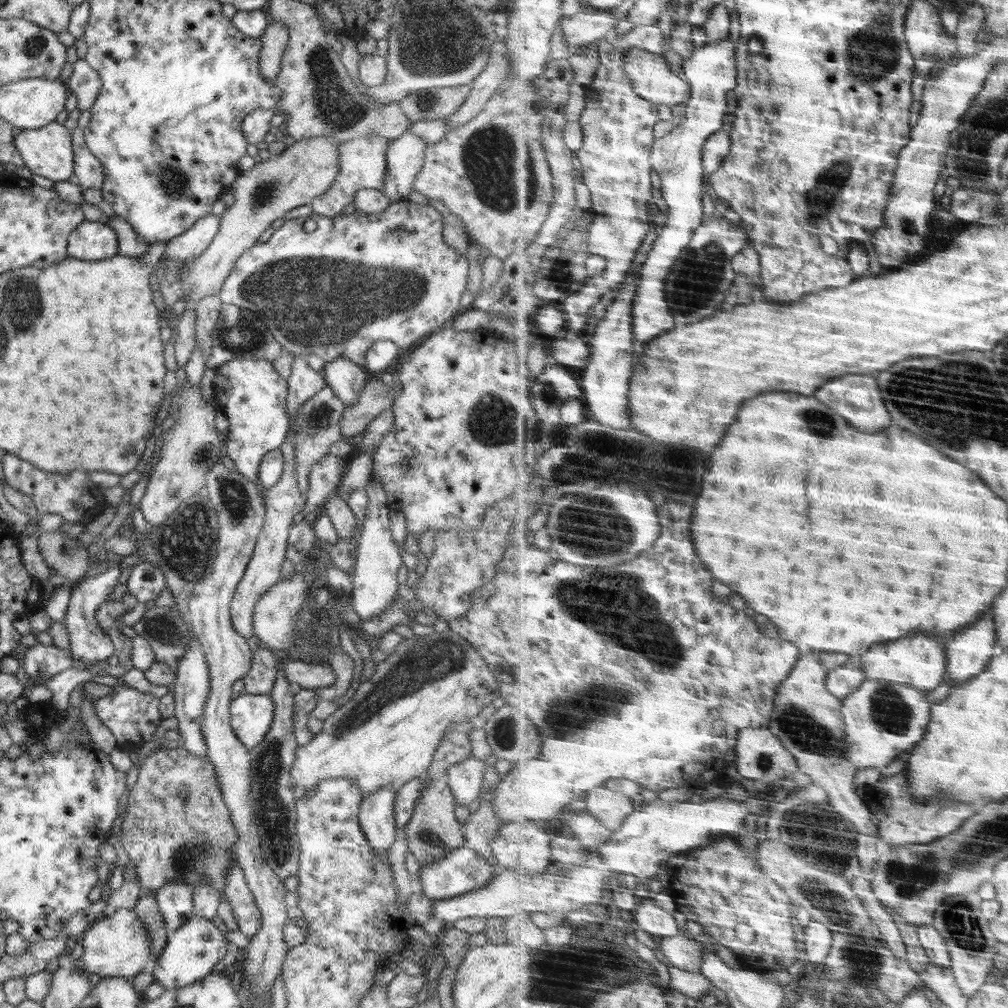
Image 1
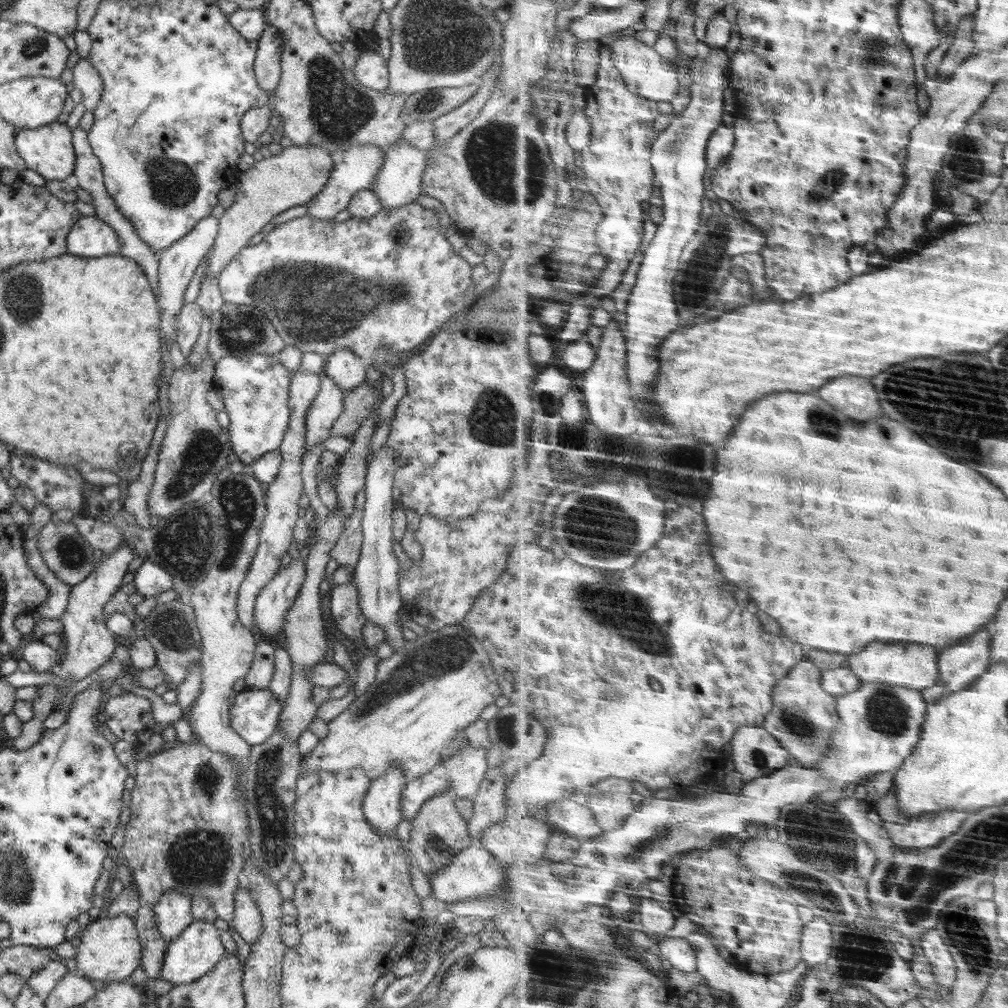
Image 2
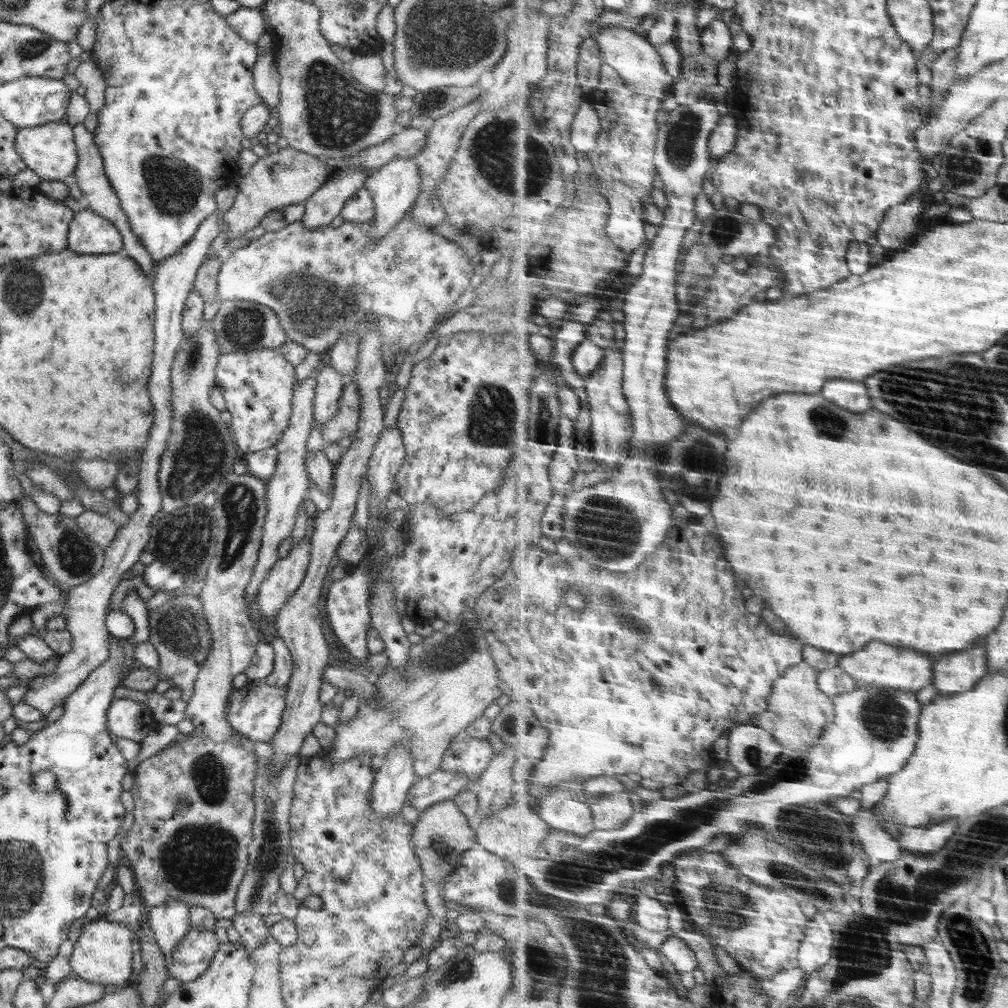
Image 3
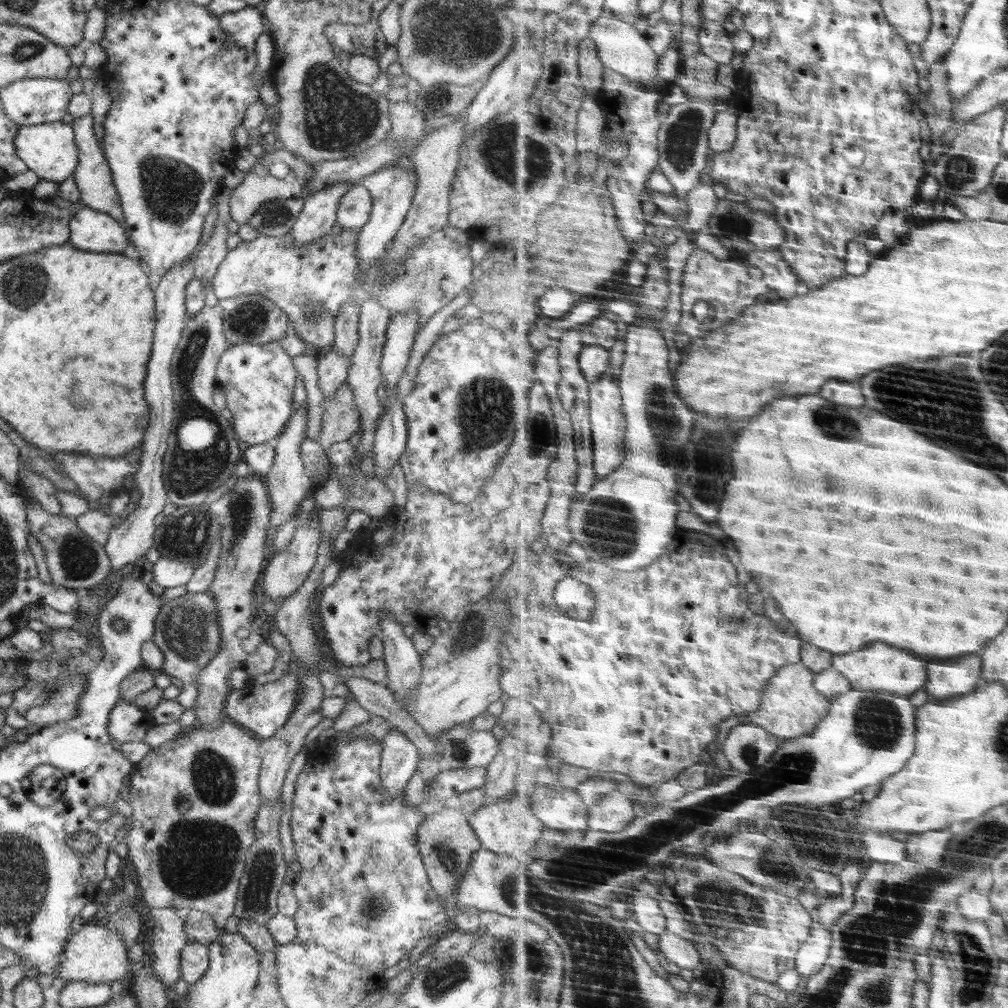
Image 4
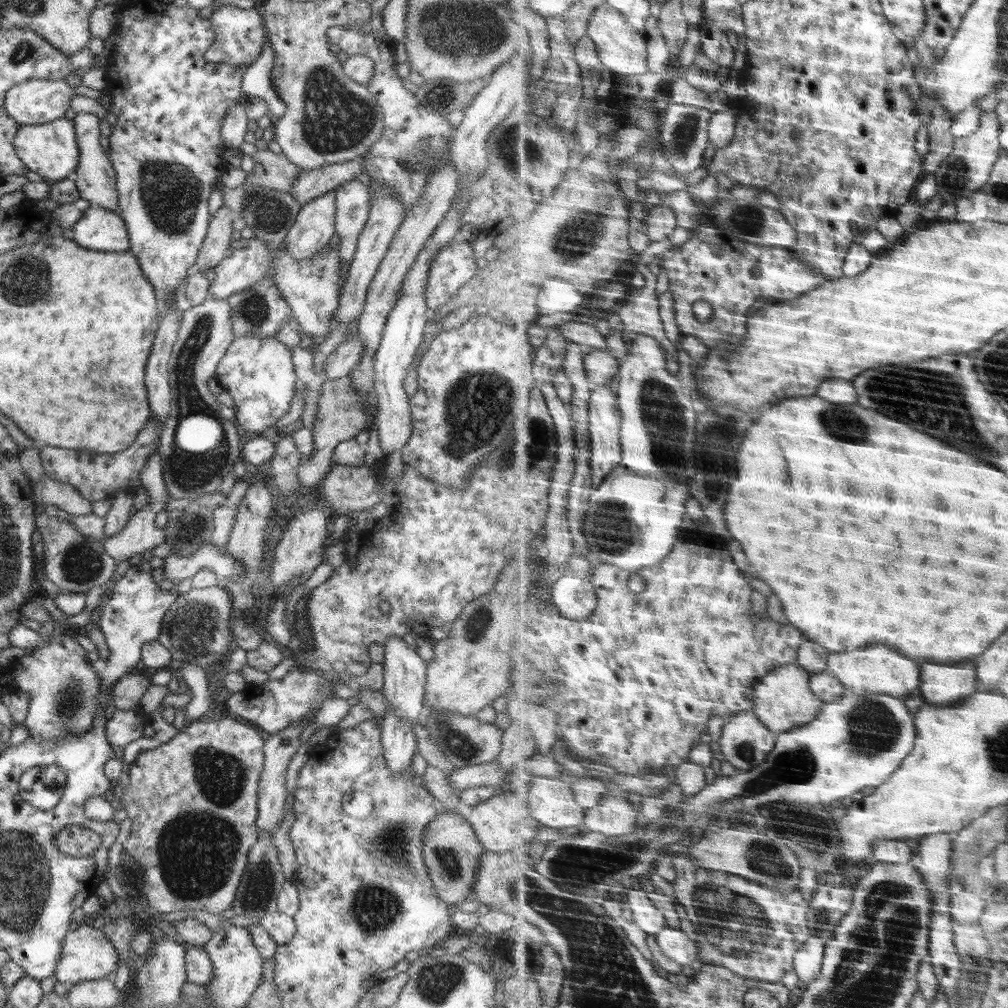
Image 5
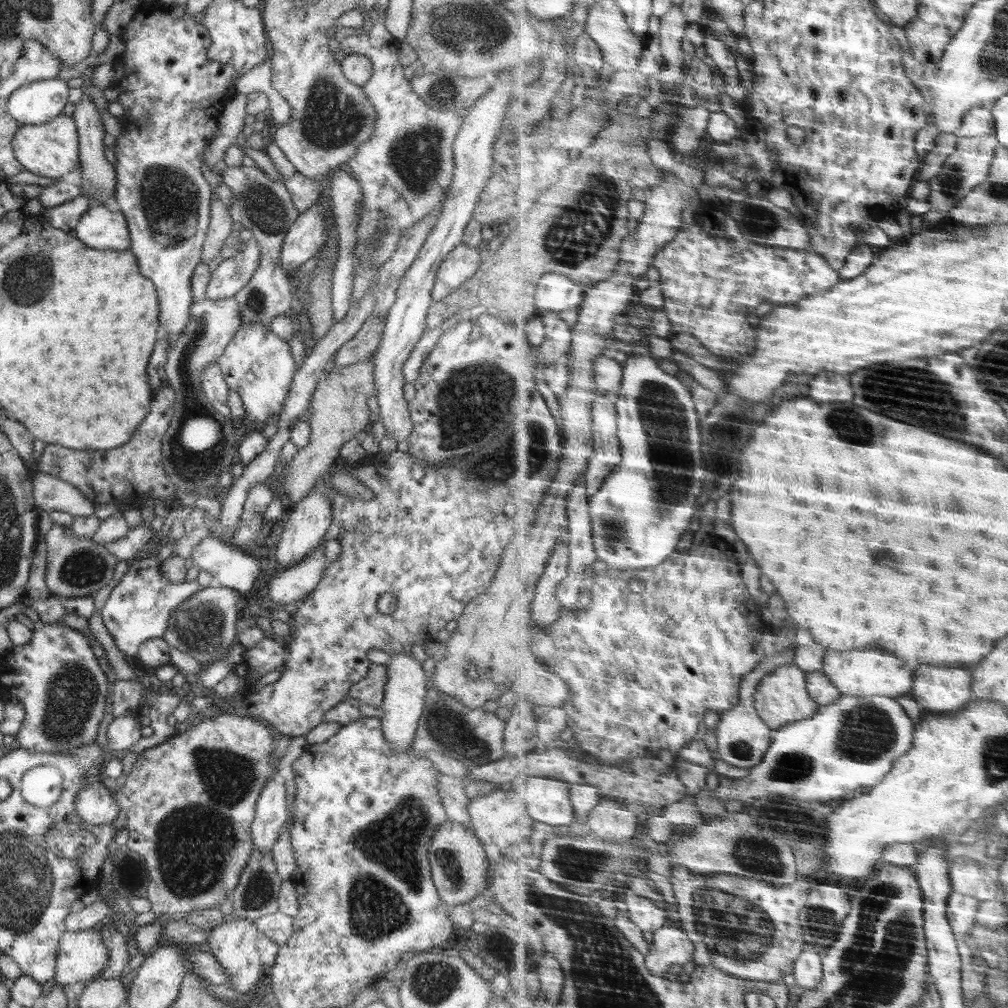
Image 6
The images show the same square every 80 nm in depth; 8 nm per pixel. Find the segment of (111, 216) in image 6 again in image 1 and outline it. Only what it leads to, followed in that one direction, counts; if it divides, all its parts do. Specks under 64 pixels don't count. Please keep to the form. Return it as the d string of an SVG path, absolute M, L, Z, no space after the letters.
M85 220L68 237L67 254L86 261L104 260L118 255L117 234L109 224Z

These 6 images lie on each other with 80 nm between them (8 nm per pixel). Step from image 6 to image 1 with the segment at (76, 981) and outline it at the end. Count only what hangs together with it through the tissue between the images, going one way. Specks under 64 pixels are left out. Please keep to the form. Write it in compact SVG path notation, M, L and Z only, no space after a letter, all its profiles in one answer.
M118 909L113 915L103 916L92 923L80 938L84 949L80 967L84 973L98 974L101 978L124 977L132 980L144 970L151 958L147 936L149 934L136 916L135 909Z

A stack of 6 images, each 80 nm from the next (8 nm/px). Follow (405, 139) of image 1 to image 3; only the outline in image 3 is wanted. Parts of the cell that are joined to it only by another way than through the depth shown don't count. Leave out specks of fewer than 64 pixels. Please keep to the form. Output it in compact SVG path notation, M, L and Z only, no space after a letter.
M414 157L396 158L392 162L388 162L386 166L378 168L368 174L365 180L364 188L368 190L373 202L375 218L369 230L371 243L375 243L381 239L387 232L394 228L402 215L411 210L418 195L420 195L420 172L418 172L418 164L414 162Z

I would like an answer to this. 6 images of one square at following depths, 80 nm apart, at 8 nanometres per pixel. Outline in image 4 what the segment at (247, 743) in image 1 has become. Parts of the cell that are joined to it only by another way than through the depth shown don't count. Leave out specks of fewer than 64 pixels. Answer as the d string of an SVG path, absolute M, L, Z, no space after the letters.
M291 673L282 677L280 681L259 685L250 682L247 693L238 696L236 690L231 689L227 696L223 712L229 716L231 722L235 722L259 740L270 738L289 719L297 703L300 694L298 677Z

